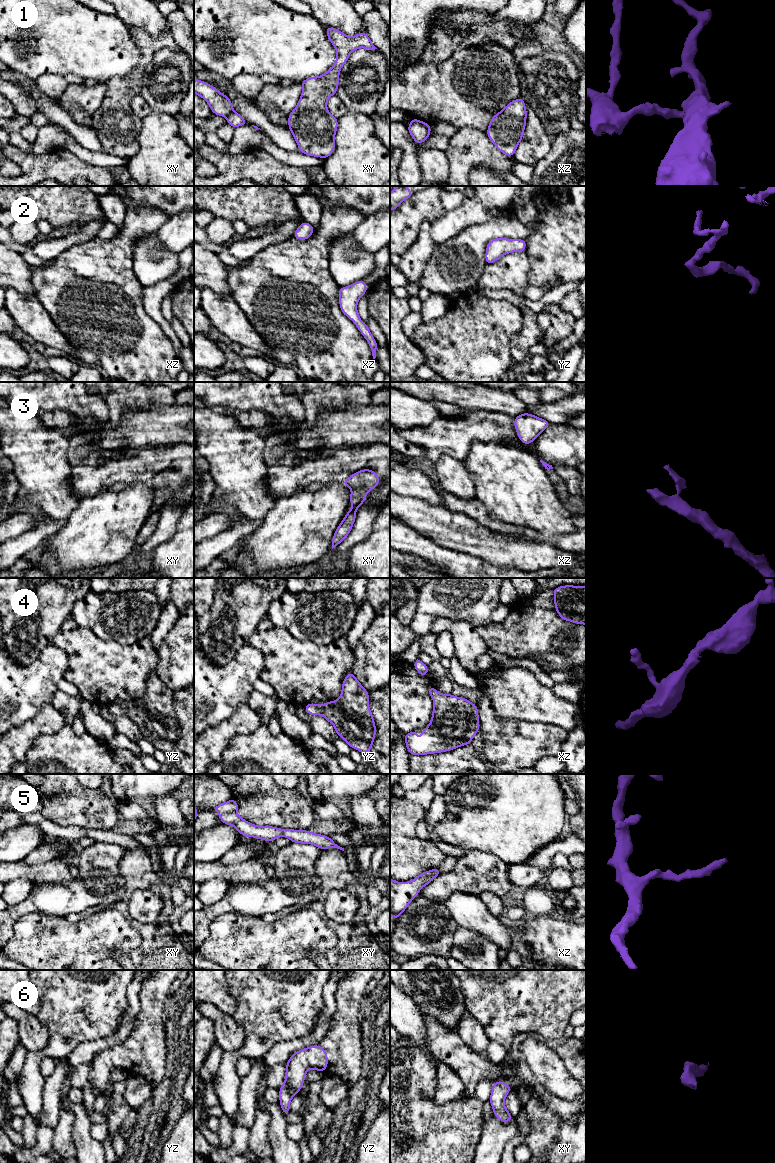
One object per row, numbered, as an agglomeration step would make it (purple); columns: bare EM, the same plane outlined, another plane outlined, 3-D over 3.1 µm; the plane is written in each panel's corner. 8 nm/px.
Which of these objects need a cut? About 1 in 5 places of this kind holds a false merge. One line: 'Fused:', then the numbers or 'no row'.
Fused: 1, 3, 5

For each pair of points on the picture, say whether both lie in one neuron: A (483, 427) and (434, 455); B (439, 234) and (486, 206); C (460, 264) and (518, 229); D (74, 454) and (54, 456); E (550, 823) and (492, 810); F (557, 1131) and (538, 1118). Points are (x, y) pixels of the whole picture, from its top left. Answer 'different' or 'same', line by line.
A: same
B: same
C: same
D: different
E: same
F: same

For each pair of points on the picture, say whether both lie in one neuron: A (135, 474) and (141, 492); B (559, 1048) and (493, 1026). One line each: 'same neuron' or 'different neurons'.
A: different neurons
B: different neurons

